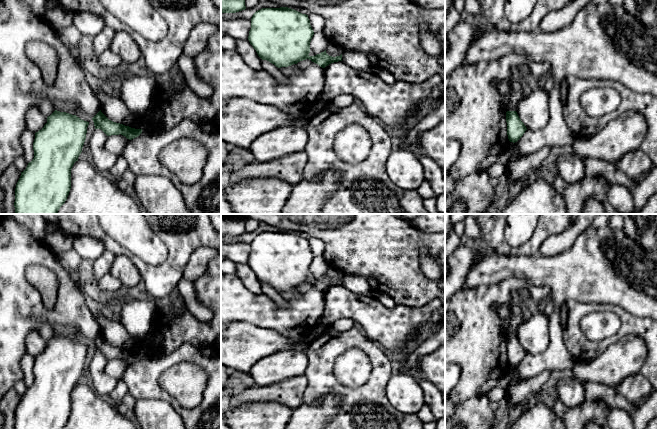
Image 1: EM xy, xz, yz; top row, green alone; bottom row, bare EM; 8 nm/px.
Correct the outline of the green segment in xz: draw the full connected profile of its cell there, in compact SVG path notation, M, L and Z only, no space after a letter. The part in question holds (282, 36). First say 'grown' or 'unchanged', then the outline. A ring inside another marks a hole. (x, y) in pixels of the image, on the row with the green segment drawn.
unchanged; M288 7L262 8L256 11L251 18L248 40L262 60L267 60L278 68L288 67L306 59L322 68L331 63L342 61L342 54L332 57L326 53L326 50L315 56L310 56L310 42L313 35L314 31L308 15Z

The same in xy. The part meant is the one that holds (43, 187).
unchanged; M55 110L44 127L35 133L34 158L28 163L15 188L15 214L57 214L71 189L71 169L82 152L89 122Z

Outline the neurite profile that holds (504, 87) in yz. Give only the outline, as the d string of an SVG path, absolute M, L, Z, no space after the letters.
M511 79L503 80L503 81L496 81L495 86L498 88L501 97L501 106L504 110L507 110L507 104L505 103L504 99L511 93Z

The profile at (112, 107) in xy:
M96 92L95 96L100 103L101 112L109 120L134 128L133 126L140 116L130 111L119 97L103 92Z

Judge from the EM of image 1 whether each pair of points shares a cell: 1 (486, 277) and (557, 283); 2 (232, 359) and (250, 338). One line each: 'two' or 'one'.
1: one
2: one

